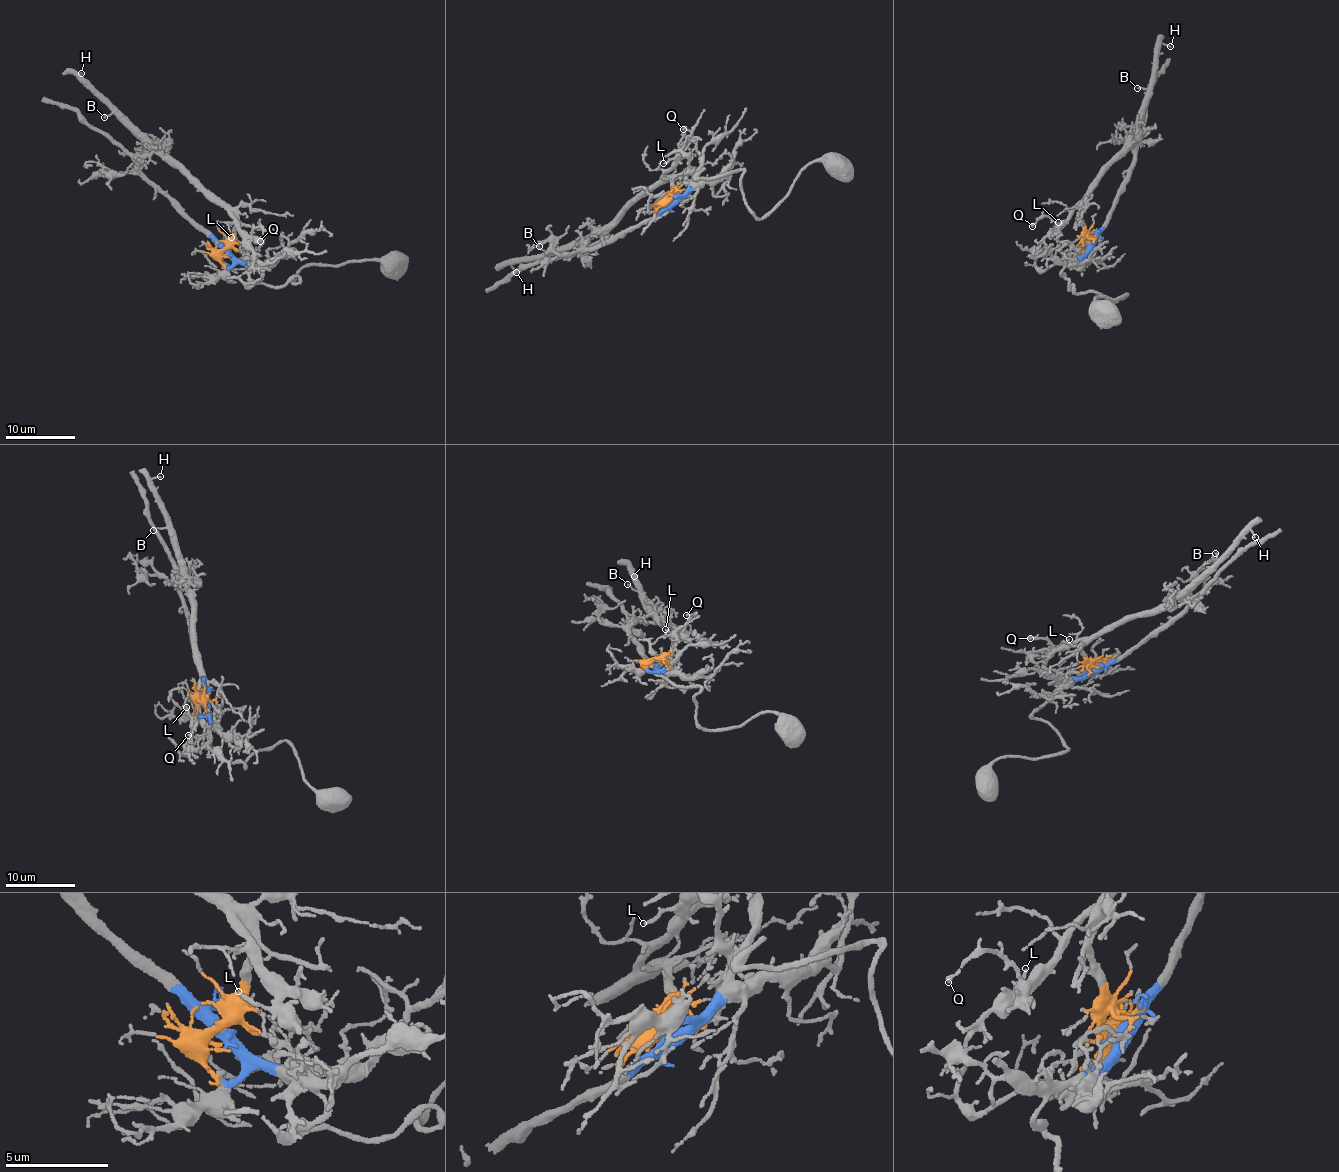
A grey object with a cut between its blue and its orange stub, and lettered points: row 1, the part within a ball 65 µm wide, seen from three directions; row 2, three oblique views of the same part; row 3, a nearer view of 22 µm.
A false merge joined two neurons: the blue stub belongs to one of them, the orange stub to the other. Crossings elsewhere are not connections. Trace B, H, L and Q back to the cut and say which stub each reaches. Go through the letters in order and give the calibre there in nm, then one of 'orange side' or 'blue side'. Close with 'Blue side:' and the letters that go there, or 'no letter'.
B: 110 nm | orange side
H: 110 nm | orange side
L: 160 nm | orange side
Q: 150 nm | orange side
Blue side: no letter

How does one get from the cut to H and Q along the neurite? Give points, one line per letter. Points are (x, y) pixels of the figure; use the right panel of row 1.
H: (1088, 243), (1080, 211), (1116, 160), (1137, 120), (1161, 44), (1171, 47)
Q: (1088, 243), (1088, 231), (1077, 207), (1065, 222), (1059, 224), (1048, 217), (1041, 217), (1031, 227)

